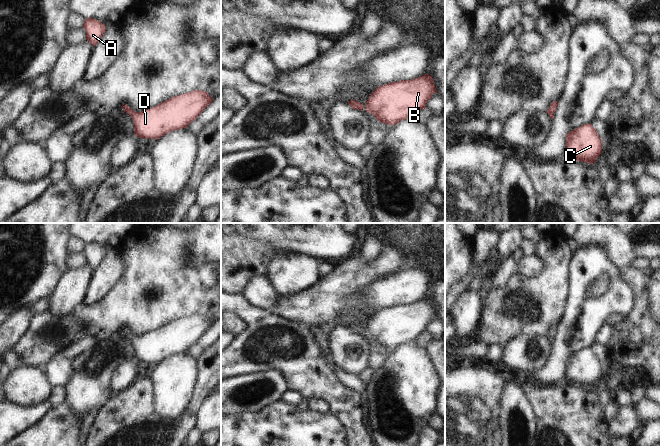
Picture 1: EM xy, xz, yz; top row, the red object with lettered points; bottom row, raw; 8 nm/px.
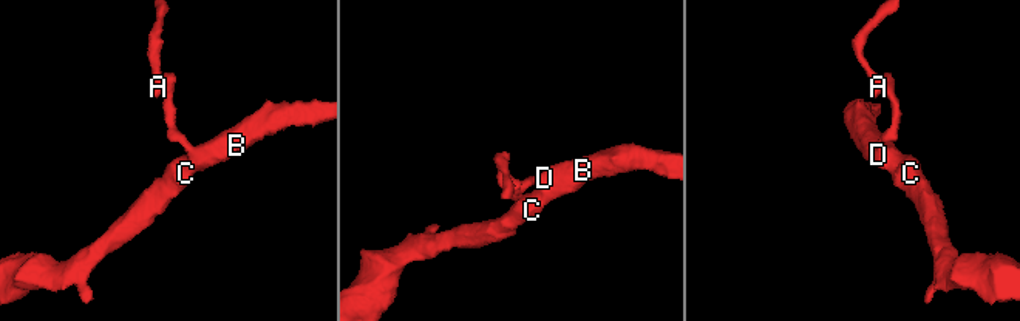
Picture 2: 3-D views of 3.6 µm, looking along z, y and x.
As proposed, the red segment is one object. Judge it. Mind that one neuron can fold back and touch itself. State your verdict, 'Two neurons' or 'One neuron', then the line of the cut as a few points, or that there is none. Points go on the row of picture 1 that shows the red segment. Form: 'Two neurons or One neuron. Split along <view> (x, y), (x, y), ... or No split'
One neuron. No split.

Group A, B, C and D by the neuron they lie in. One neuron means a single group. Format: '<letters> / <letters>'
A B C D

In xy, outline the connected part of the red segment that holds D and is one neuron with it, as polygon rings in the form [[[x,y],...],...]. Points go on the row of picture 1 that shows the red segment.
[[[194,90],[173,96],[142,112],[136,112],[126,104],[121,107],[124,112],[130,115],[134,124],[134,134],[137,138],[158,139],[165,134],[187,127],[197,116],[212,102],[213,98],[207,92]]]

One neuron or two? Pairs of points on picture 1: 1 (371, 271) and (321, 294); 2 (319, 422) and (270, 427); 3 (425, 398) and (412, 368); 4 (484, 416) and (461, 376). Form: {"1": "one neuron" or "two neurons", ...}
{"1": "one neuron", "2": "one neuron", "3": "one neuron", "4": "one neuron"}

